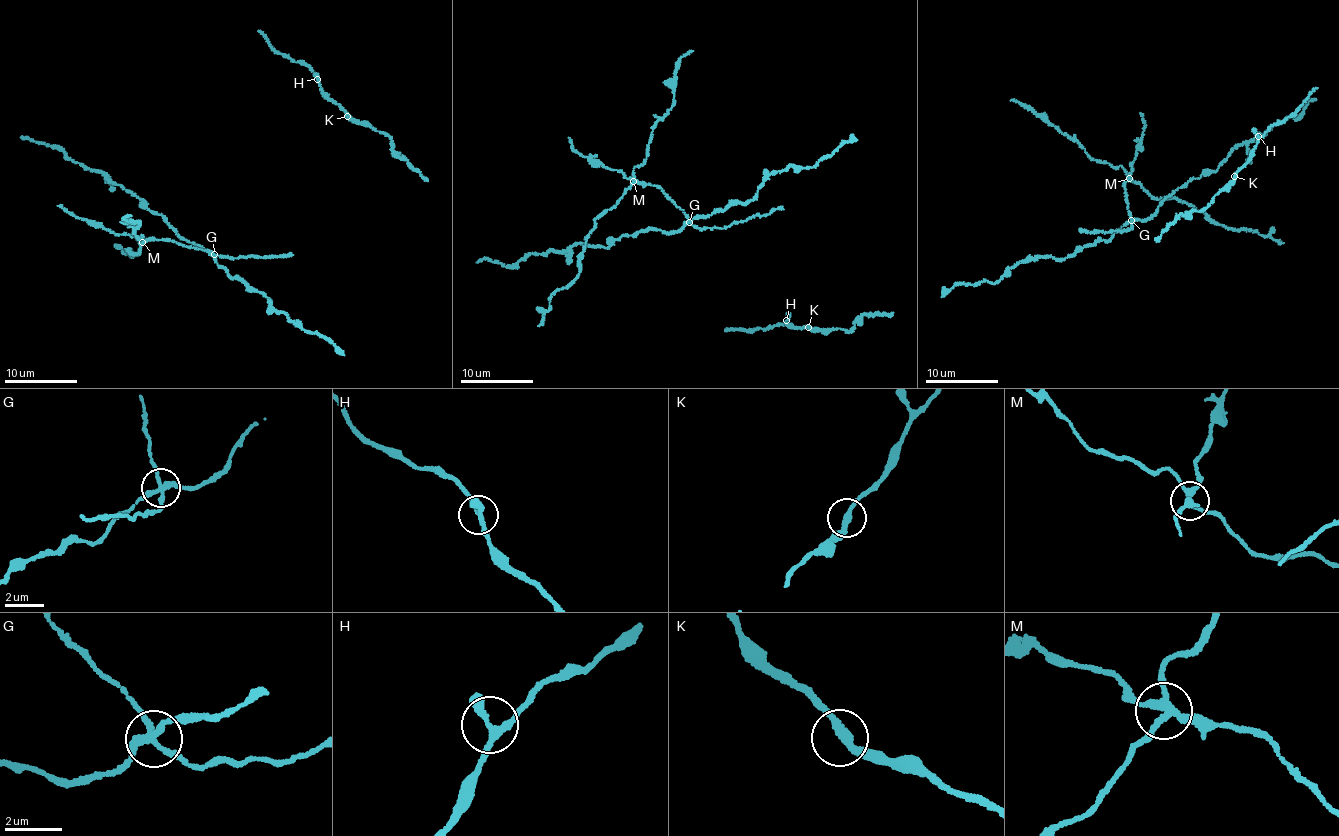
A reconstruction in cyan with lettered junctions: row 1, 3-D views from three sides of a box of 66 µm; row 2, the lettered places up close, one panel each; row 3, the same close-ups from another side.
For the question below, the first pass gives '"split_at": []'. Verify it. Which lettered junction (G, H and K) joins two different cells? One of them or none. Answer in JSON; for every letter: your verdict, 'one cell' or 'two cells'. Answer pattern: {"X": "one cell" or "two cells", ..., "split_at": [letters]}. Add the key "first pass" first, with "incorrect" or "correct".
{"first pass": "incorrect", "G": "two cells", "H": "one cell", "K": "one cell", "split_at": ["G"]}

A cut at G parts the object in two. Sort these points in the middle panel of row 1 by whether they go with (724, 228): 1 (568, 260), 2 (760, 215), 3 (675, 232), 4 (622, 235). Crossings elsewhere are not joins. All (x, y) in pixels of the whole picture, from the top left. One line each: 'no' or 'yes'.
1: no
2: yes
3: no
4: no

